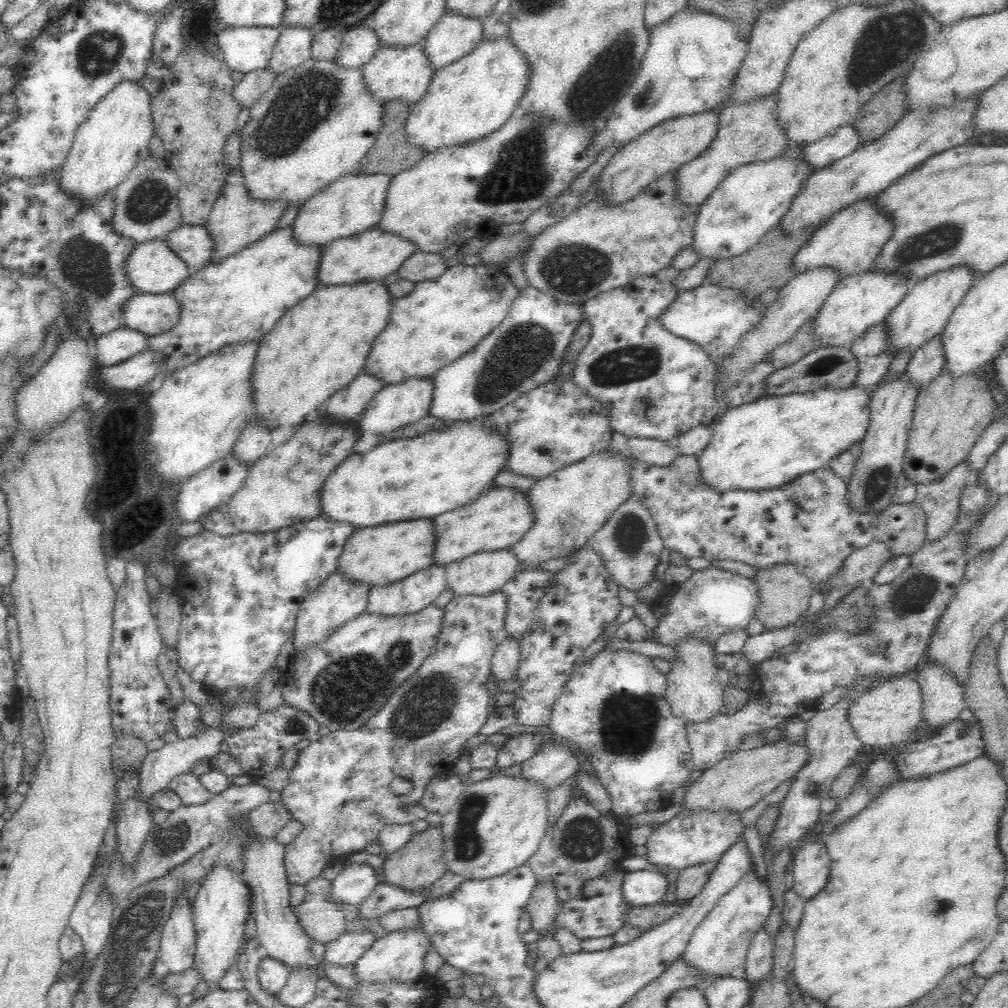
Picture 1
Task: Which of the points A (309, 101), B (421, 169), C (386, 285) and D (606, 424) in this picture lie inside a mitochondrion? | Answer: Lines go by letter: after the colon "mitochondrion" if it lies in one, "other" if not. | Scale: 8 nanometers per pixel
A: mitochondrion
B: other
C: other
D: other

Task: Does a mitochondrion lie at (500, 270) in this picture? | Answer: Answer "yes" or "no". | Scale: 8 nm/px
no

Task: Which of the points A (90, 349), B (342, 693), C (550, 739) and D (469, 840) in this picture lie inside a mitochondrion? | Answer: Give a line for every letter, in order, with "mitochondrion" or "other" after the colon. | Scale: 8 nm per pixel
A: other
B: mitochondrion
C: other
D: mitochondrion

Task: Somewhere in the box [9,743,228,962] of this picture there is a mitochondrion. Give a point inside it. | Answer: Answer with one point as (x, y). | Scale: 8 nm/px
(145, 901)

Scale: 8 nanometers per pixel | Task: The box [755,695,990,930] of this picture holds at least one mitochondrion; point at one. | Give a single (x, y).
(941, 900)

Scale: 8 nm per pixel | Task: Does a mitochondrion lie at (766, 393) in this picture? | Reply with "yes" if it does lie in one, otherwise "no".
no

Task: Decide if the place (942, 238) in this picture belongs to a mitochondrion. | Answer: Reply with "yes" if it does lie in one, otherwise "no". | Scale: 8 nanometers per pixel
yes

